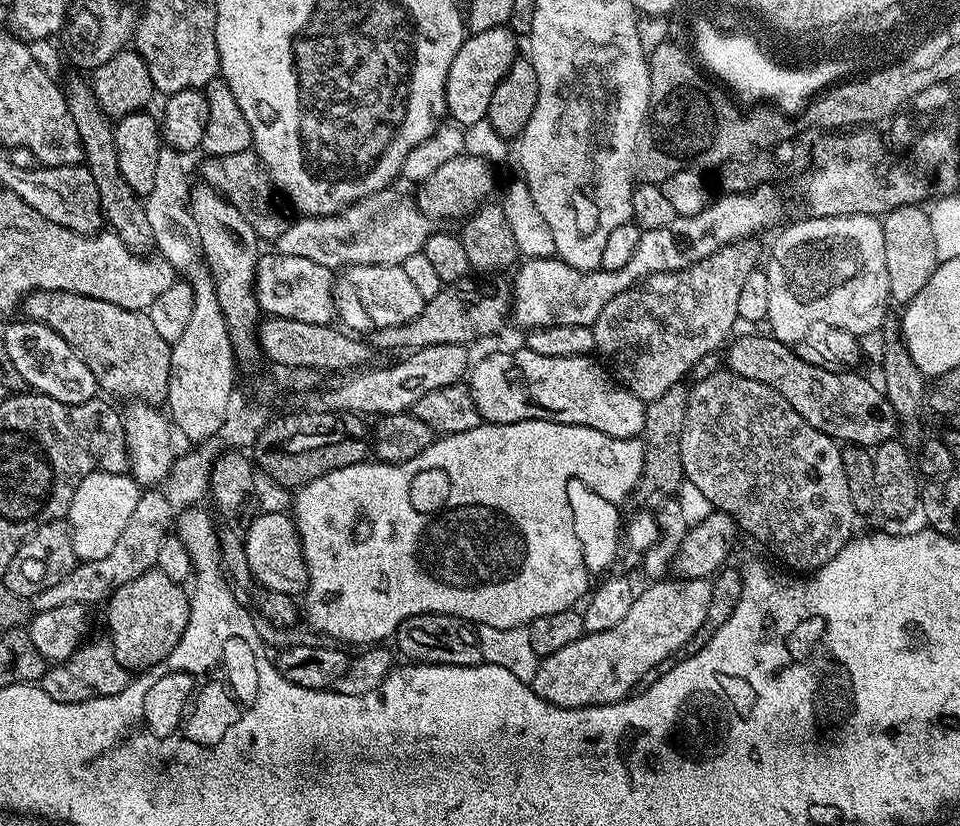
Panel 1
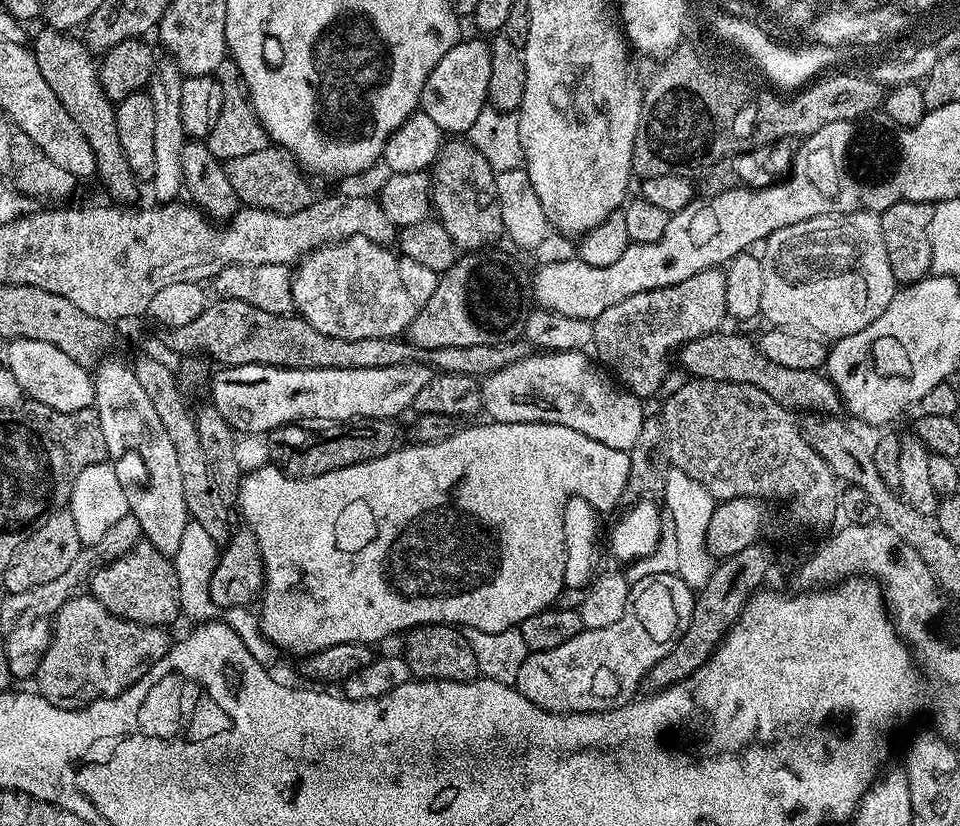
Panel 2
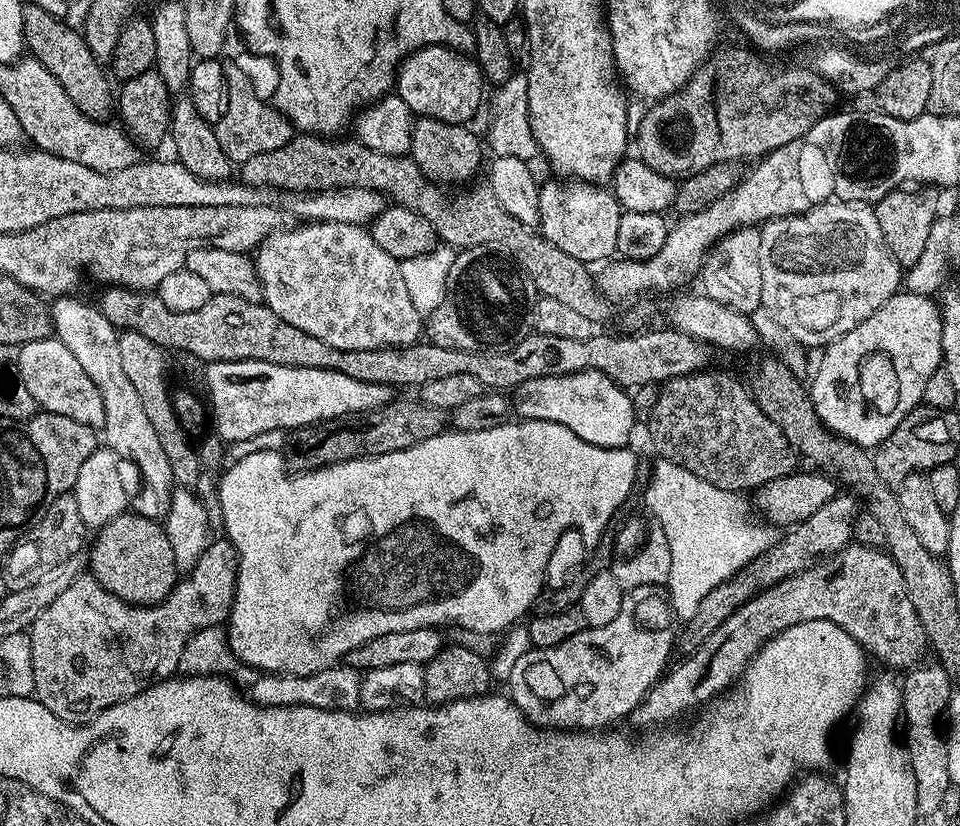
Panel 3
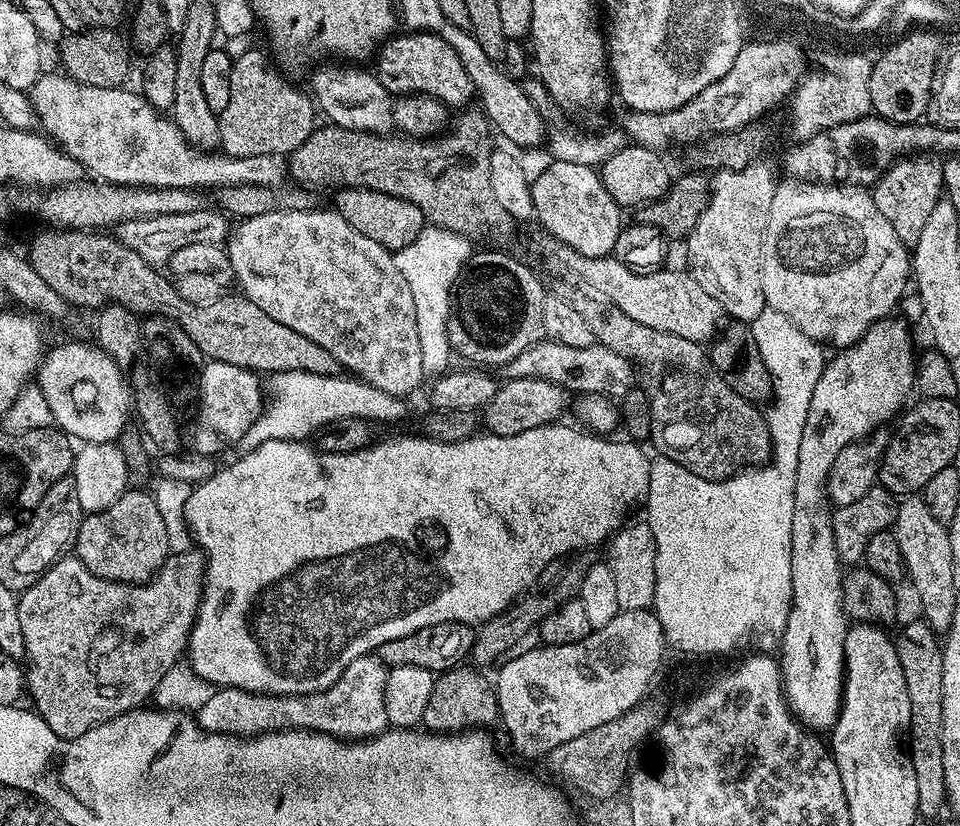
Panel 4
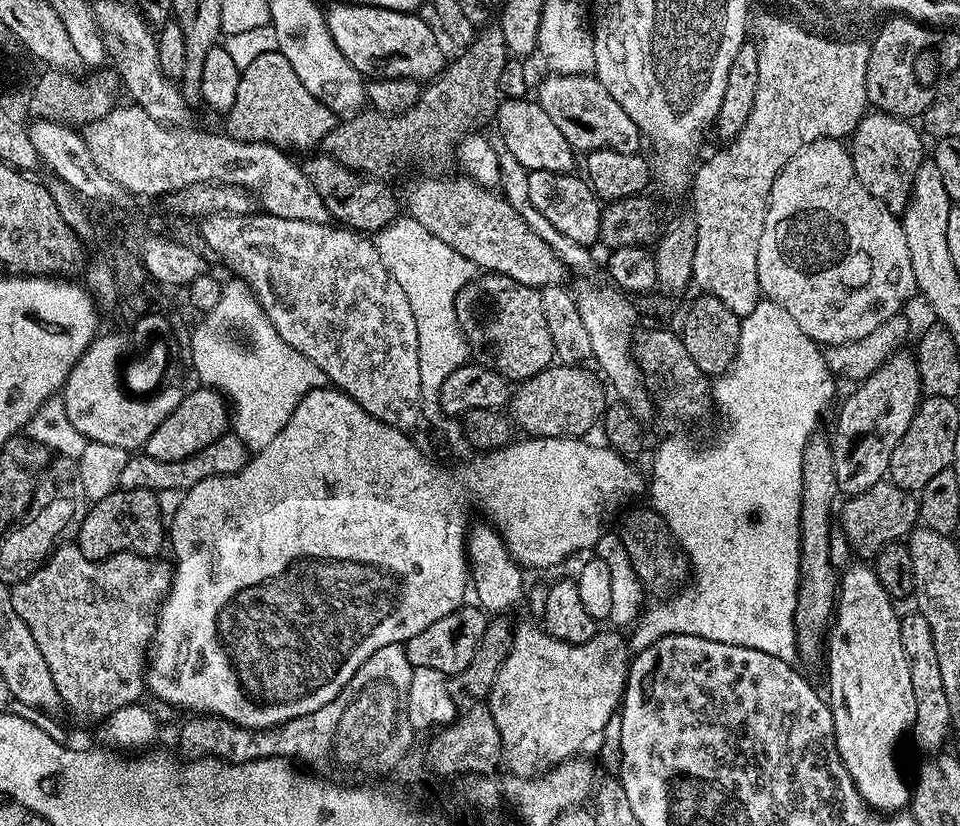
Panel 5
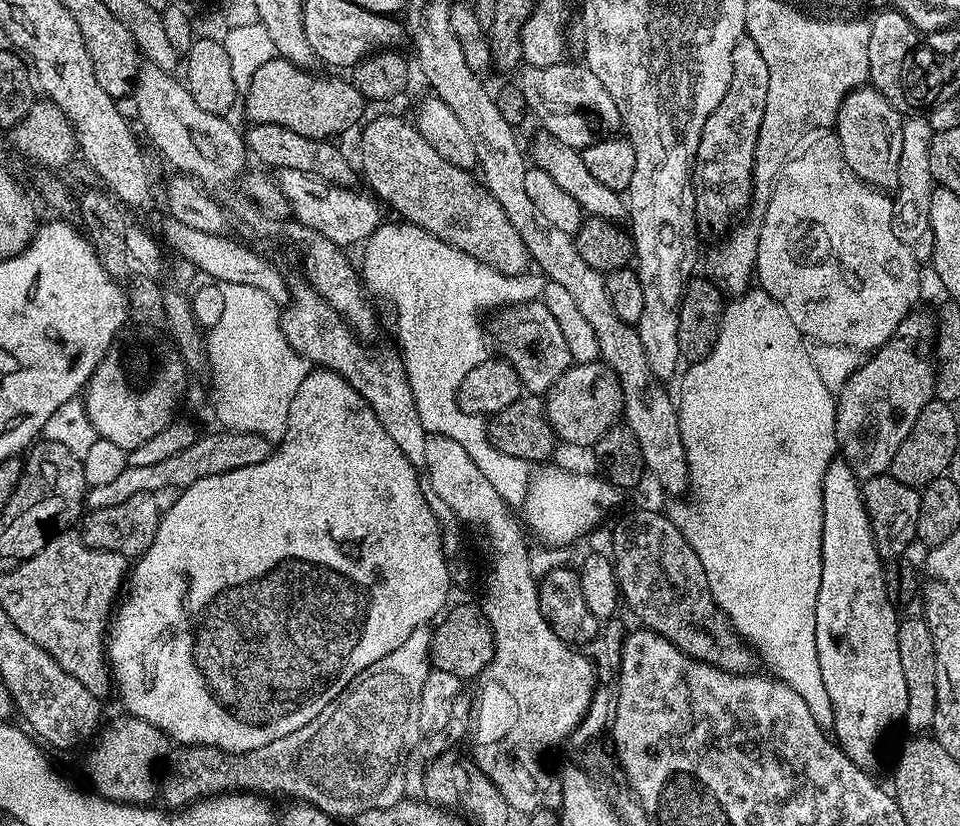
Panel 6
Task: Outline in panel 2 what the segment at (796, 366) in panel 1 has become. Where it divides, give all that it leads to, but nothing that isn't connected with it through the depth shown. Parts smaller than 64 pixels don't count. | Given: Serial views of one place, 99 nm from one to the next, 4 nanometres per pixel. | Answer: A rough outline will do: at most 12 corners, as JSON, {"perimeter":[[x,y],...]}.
{"perimeter":[[721,330],[679,349],[692,378],[758,386],[804,414],[836,414],[823,371],[792,370]]}

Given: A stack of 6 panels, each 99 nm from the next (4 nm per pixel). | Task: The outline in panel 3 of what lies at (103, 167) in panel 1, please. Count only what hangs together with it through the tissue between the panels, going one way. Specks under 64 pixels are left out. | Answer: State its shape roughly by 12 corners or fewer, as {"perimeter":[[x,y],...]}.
{"perimeter":[[25,3],[24,42],[90,120],[114,108],[109,73],[68,22]]}

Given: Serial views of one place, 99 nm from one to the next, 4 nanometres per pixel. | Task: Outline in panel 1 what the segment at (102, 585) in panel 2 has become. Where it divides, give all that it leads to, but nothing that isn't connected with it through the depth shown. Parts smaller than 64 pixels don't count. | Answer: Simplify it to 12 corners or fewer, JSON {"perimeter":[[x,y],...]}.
{"perimeter":[[151,570],[107,597],[114,656],[153,668],[190,622],[189,593]]}

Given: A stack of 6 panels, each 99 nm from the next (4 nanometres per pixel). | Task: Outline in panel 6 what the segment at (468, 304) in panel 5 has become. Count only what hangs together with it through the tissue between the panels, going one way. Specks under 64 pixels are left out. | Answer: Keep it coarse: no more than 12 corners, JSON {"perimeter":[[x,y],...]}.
{"perimeter":[[536,298],[490,330],[523,391],[548,393],[574,363],[558,318]]}

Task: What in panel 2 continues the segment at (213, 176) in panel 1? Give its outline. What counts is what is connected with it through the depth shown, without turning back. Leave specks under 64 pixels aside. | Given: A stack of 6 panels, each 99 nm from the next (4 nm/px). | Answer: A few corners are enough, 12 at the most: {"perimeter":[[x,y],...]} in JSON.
{"perimeter":[[269,146],[224,169],[245,208],[294,214],[313,177]]}

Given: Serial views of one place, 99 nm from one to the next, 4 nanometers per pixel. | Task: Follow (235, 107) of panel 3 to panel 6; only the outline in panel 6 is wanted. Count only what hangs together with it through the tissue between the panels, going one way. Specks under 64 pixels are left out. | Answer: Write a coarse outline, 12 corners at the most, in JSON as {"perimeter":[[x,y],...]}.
{"perimeter":[[265,60],[243,93],[252,124],[336,138],[365,119],[351,79]]}

